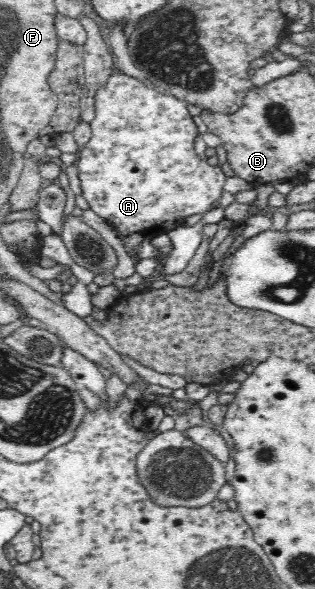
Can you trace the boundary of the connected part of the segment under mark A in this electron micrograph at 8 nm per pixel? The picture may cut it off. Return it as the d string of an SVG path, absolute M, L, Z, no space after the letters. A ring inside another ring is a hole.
M116 71L106 80L105 86L102 86L101 90L97 92L95 96L95 116L90 122L92 128L92 135L89 142L80 149L77 153L77 170L79 171L80 188L83 198L87 201L89 208L105 219L108 223L111 223L117 233L122 238L123 247L127 251L127 254L131 257L131 260L136 268L136 264L141 260L138 256L138 248L140 244L146 239L151 239L155 236L161 235L166 231L171 231L173 228L180 225L181 222L187 216L193 216L193 214L203 214L207 212L214 202L219 200L221 192L223 192L223 184L225 184L225 173L217 165L208 165L206 159L197 154L193 147L193 138L197 136L197 126L193 123L192 114L187 110L188 104L185 101L180 101L175 96L168 95L165 92L160 92L157 89L153 89L146 83L142 83L138 79L129 77L129 75L120 74Z

